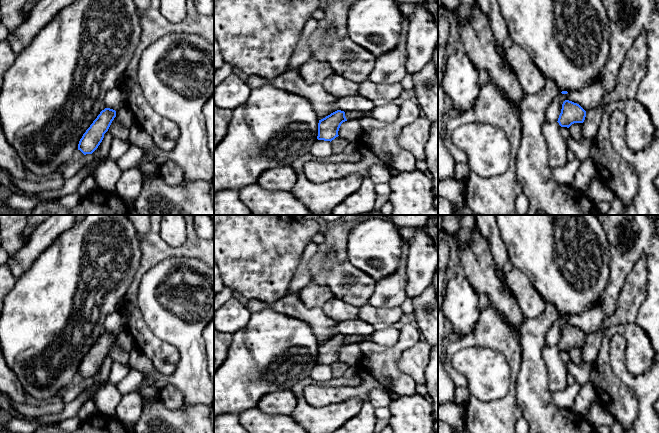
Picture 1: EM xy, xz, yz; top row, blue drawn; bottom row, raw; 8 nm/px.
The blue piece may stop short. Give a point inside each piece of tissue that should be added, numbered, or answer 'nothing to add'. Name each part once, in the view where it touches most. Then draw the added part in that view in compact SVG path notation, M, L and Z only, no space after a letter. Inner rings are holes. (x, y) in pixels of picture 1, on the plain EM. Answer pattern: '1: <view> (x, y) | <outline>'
nothing to add

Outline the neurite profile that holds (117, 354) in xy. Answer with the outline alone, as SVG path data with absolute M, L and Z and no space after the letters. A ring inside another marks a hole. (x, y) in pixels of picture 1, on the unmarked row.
M116 341L112 345L108 355L112 358L114 362L118 362L123 365L129 364L129 352L120 348Z

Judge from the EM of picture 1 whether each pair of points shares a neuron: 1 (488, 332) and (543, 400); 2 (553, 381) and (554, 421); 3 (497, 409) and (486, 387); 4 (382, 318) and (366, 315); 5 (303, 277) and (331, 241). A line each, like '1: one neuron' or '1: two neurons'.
1: two neurons
2: two neurons
3: two neurons
4: one neuron
5: two neurons

